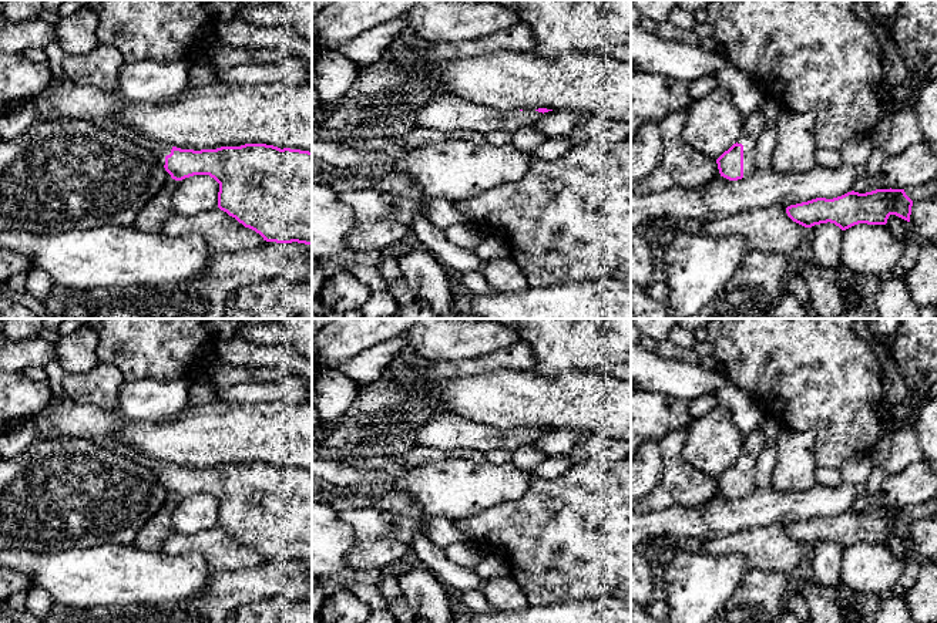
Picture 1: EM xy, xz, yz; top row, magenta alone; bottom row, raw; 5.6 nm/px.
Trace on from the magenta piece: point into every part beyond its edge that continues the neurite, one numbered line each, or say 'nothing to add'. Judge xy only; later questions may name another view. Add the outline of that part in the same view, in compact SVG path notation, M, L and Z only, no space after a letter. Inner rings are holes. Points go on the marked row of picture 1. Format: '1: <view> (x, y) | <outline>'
1: xy (71, 100) | M66 77L61 81L51 78L48 87L40 95L48 98L60 117L83 119L121 135L152 151L159 164L162 166L165 165L165 156L171 154L172 145L155 142L130 127L120 125L117 122L117 115L121 102L114 91L105 91L94 85L81 85Z

